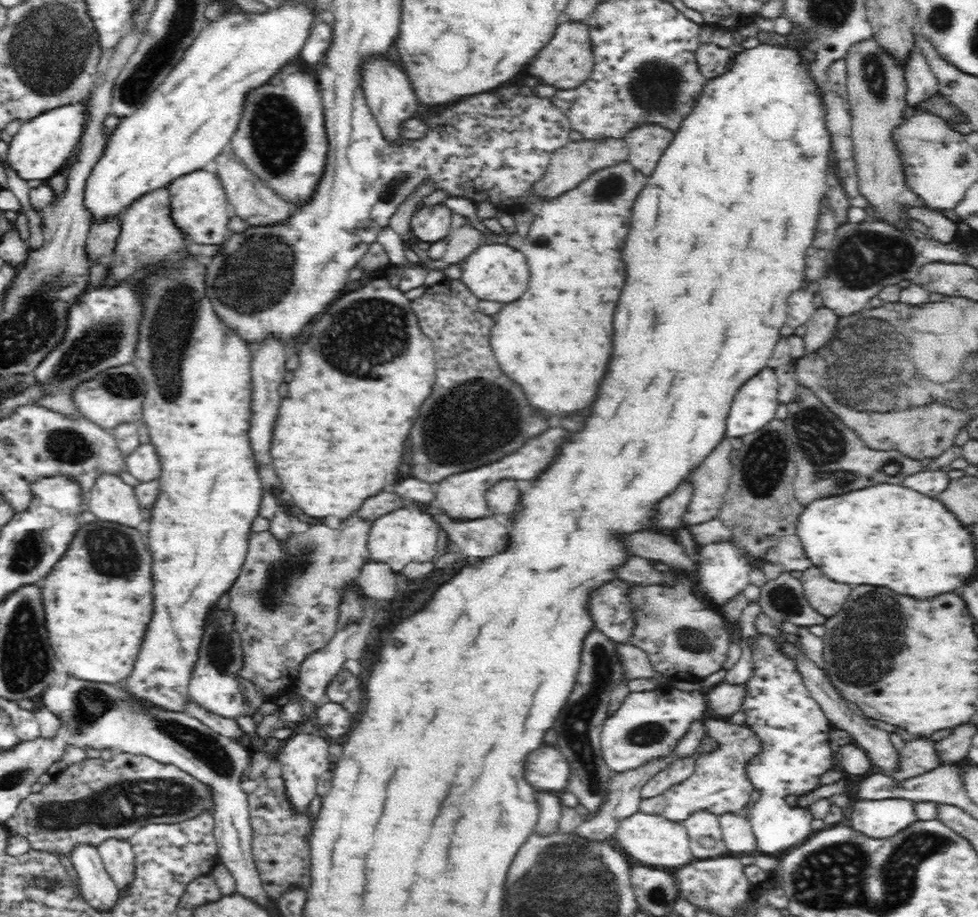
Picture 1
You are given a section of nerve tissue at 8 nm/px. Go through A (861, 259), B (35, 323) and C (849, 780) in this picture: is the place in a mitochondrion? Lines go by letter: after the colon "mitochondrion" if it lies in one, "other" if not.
A: mitochondrion
B: mitochondrion
C: other

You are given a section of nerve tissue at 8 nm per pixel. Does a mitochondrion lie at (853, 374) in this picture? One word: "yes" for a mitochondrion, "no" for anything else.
yes

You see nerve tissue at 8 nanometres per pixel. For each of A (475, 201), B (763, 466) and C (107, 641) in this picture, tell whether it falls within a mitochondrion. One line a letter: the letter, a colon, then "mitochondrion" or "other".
A: other
B: mitochondrion
C: other

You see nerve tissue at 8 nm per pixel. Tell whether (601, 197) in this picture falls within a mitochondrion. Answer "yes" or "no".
yes

